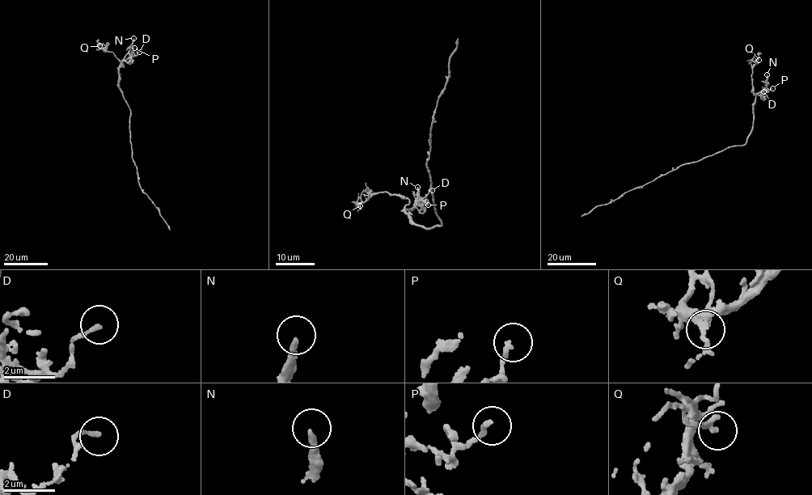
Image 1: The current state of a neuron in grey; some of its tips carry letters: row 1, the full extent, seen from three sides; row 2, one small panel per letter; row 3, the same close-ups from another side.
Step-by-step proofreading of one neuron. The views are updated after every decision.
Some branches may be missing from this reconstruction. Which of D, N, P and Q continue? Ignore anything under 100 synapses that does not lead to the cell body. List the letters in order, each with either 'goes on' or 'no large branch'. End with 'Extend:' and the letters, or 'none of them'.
D: no large branch
N: goes on
P: no large branch
Q: no large branch
Extend: N

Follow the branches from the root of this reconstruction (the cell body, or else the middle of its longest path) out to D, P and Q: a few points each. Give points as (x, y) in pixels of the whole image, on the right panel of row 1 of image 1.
D: (711, 155), (746, 142), (752, 127), (756, 95), (763, 91)
P: (711, 155), (746, 142), (752, 127), (756, 95), (772, 88)
Q: (711, 155), (746, 142), (752, 127), (756, 97), (752, 82), (754, 64), (752, 61), (754, 57), (759, 60)

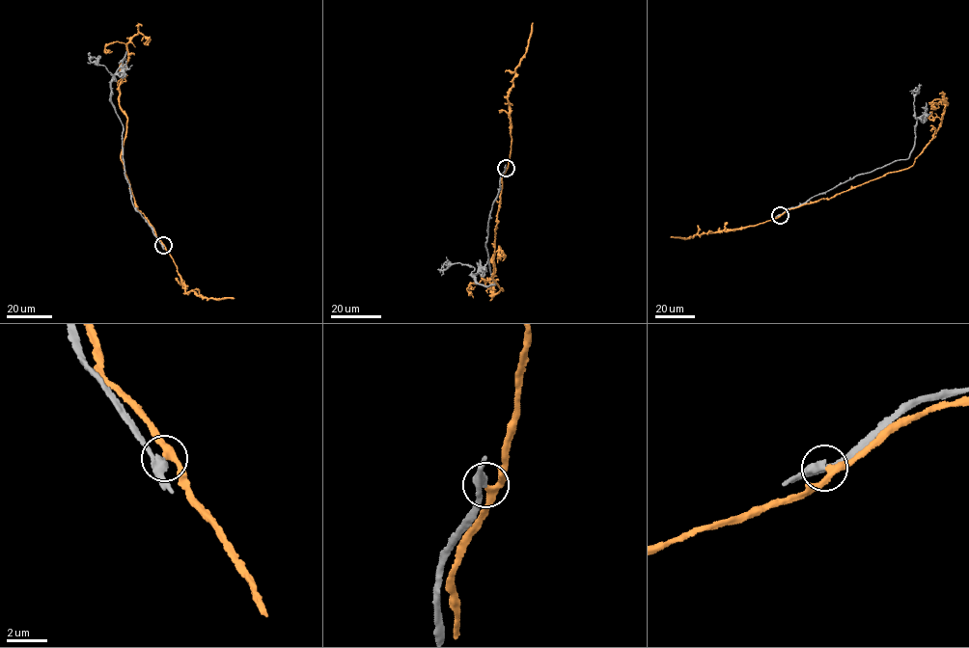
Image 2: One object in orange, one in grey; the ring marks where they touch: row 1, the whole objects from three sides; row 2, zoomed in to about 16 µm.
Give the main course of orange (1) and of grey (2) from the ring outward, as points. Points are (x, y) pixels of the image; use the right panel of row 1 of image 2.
1: (780, 215), (912, 165), (938, 128), (947, 103), (933, 100), (934, 106), (939, 107)
2: (780, 215), (858, 175), (908, 158), (914, 145), (917, 119), (914, 91), (919, 90)

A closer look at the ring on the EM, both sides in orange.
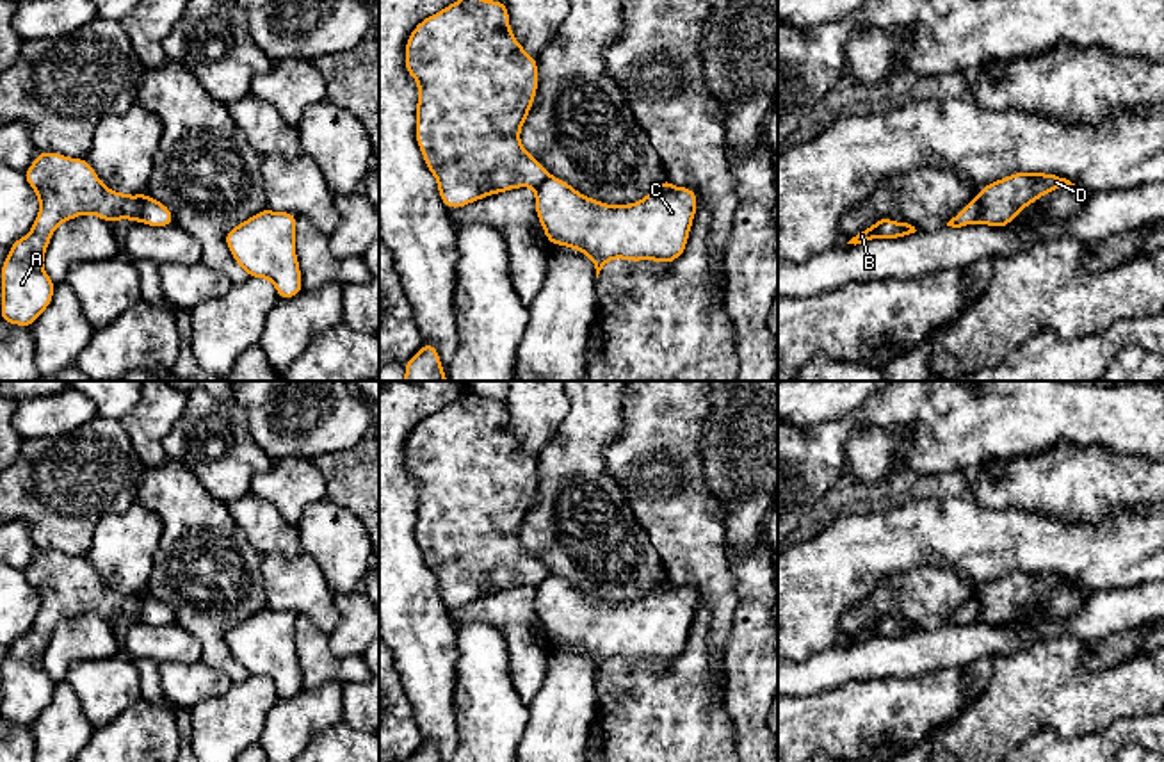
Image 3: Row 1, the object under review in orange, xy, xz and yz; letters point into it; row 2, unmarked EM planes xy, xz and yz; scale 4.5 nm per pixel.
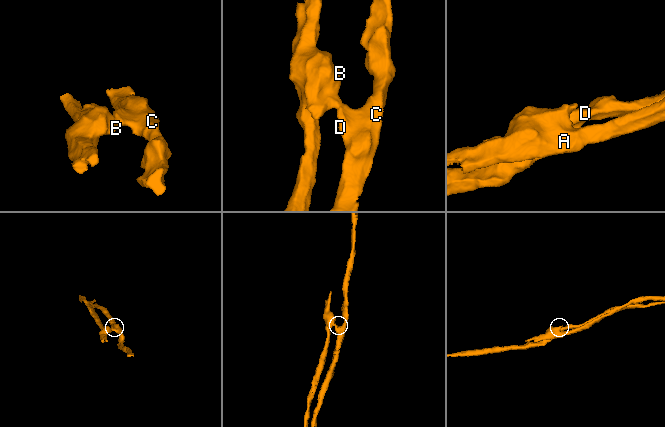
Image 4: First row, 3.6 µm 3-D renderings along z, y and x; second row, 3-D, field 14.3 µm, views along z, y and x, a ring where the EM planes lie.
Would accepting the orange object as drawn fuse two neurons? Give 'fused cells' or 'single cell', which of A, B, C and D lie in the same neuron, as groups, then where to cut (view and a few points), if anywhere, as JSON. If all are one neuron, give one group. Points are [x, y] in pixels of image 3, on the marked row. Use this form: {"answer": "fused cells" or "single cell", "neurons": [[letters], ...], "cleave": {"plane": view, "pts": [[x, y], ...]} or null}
{"answer": "fused cells", "neurons": [["A", "B"], ["C", "D"]], "cleave": {"plane": "xy", "pts": [[137, 196], [141, 202], [141, 219]]}}

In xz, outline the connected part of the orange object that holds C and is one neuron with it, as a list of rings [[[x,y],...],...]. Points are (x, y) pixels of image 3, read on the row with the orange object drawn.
[[[548,176],[536,189],[534,201],[548,244],[587,255],[596,278],[614,258],[675,262],[685,251],[696,208],[696,192],[673,187],[667,176],[632,205],[605,205]]]

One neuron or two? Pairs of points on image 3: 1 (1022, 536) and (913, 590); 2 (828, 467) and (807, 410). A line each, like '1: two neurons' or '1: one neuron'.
1: two neurons
2: two neurons

